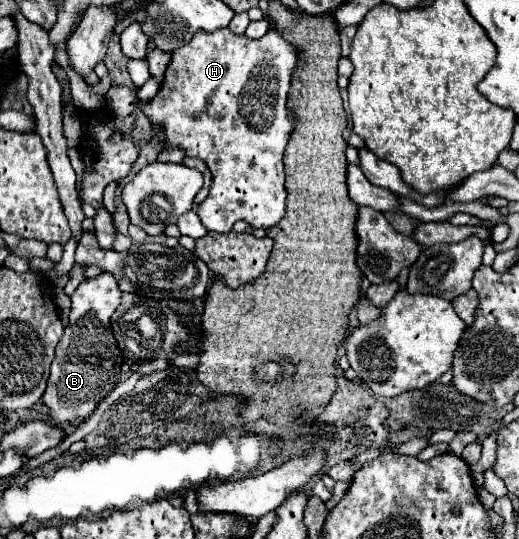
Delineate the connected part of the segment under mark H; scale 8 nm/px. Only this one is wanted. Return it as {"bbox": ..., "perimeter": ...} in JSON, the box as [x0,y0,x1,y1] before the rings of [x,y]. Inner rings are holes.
{"bbox":[140,28,298,234],"perimeter":[[[228,28],[196,32],[184,48],[172,54],[162,88],[148,102],[140,100],[140,110],[152,128],[162,130],[162,150],[180,148],[186,156],[202,158],[212,172],[212,186],[206,200],[198,206],[198,216],[208,232],[228,234],[236,220],[246,220],[252,228],[272,228],[286,206],[284,190],[284,148],[294,132],[296,118],[288,110],[290,78],[298,62],[298,52],[280,32],[270,30],[258,40],[236,36]]]}

